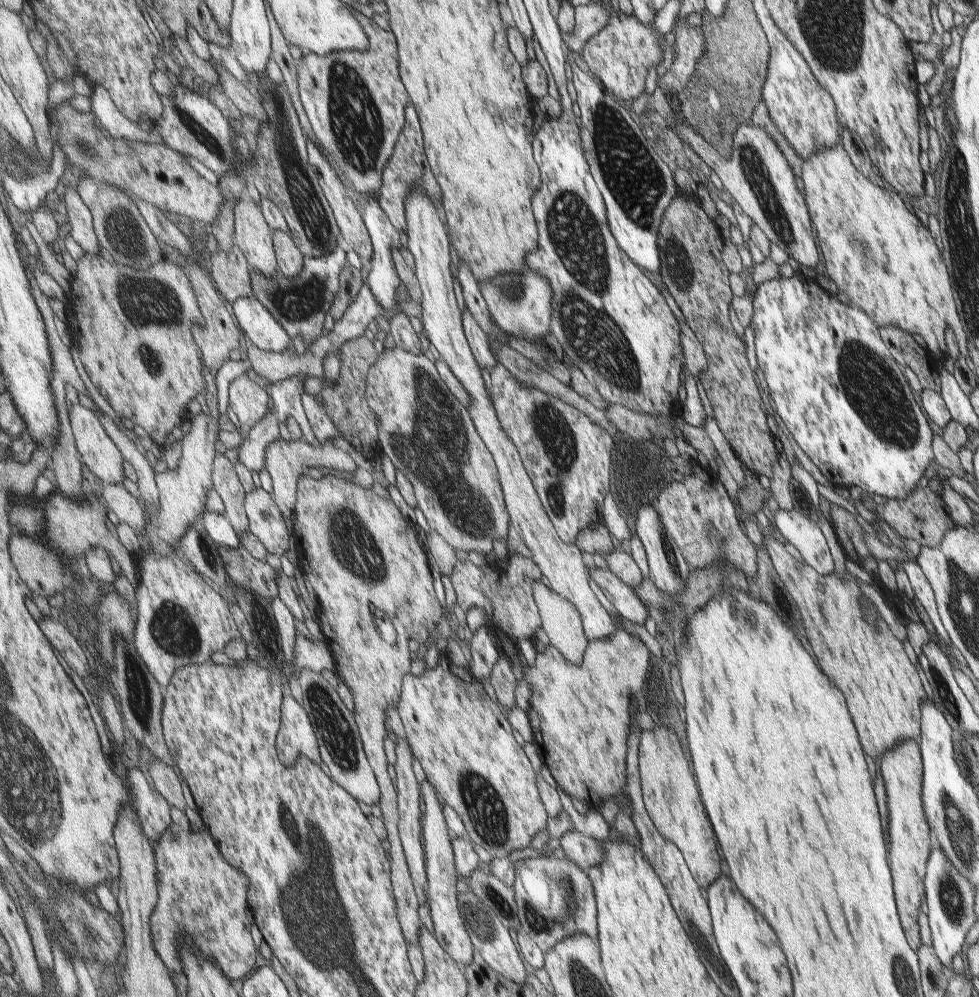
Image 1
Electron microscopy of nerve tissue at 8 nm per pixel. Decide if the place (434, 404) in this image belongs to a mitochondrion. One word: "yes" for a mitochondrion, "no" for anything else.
yes

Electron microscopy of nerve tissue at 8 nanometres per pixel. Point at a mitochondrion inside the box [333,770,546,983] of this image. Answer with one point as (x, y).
(484, 933)

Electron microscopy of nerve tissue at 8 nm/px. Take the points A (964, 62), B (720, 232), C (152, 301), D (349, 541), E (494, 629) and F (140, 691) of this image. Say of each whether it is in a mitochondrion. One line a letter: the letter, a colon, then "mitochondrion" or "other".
A: other
B: other
C: mitochondrion
D: mitochondrion
E: other
F: mitochondrion

